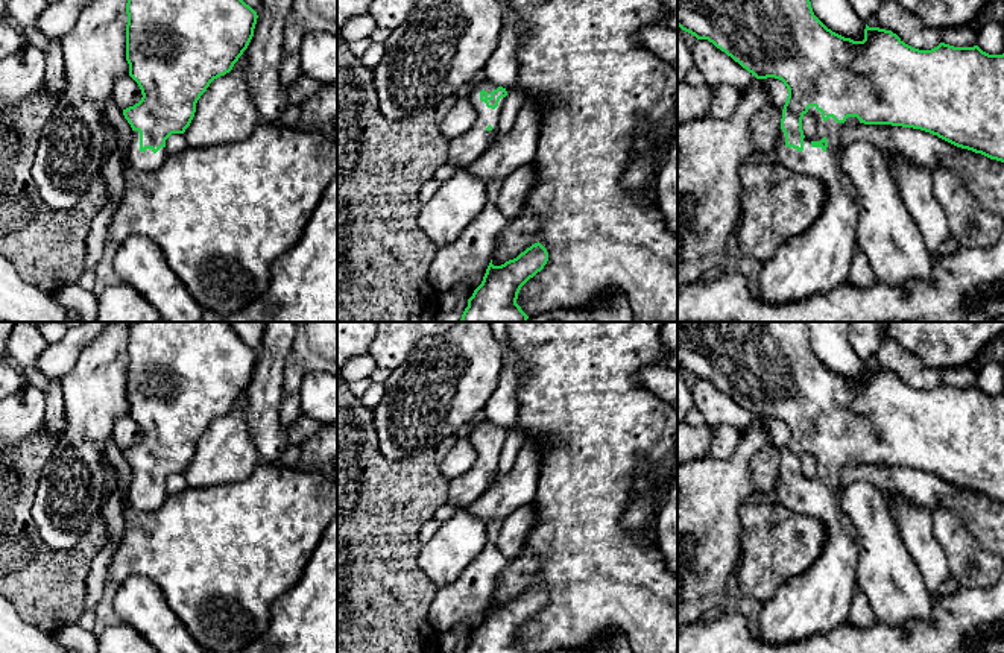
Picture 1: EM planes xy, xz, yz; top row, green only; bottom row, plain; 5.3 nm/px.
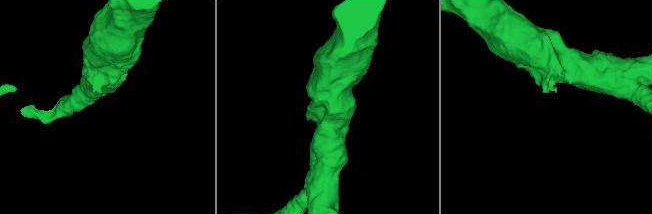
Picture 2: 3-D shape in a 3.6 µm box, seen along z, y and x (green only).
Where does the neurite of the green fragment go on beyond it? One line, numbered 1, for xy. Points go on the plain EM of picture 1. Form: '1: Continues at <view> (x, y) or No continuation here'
1: Continues at xy (145, 501)

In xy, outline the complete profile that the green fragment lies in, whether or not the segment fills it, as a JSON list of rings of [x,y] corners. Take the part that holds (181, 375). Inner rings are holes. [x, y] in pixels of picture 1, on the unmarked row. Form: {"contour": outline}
{"contour": [[[131,322],[126,354],[129,416],[138,424],[143,434],[138,443],[123,450],[123,456],[132,468],[128,500],[140,512],[155,512],[167,500],[166,480],[172,474],[185,472],[200,436],[214,419],[229,413],[248,389],[258,355],[226,322]]]}

